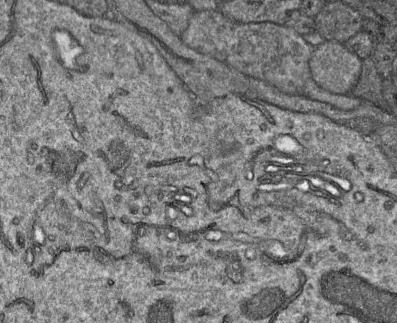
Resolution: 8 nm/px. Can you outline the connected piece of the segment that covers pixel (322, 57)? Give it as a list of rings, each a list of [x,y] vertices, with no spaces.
[[[325,40],[314,47],[309,67],[320,87],[335,94],[349,94],[360,77],[362,59],[343,43]]]

